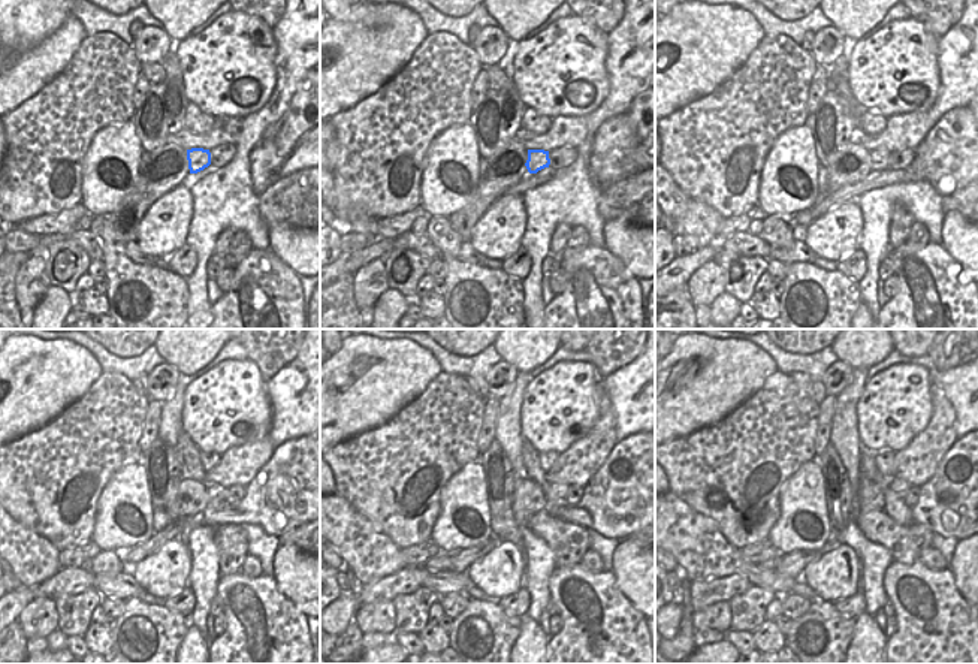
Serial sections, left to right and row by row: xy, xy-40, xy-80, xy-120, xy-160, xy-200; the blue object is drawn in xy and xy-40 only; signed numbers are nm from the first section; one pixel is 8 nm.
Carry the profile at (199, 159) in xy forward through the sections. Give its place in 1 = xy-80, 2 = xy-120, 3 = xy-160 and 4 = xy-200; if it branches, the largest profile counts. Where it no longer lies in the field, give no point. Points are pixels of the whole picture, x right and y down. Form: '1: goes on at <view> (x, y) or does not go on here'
1: goes on at xy-80 (878, 157)
2: goes on at xy-120 (216, 492)
3: goes on at xy-160 (557, 492)
4: goes on at xy-200 (900, 486)

